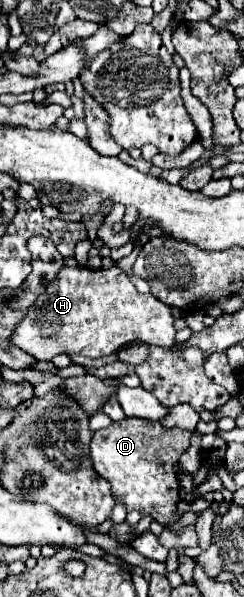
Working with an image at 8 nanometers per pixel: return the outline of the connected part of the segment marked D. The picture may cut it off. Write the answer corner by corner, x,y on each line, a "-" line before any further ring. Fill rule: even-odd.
126,417
124,421
112,423
108,429
100,429
90,443
90,457
94,469
112,483
112,497
124,503
126,511
138,511
150,515
164,527
180,521
178,503
178,457
190,447
190,437
196,431
188,429
164,429
158,421
142,421
138,417

